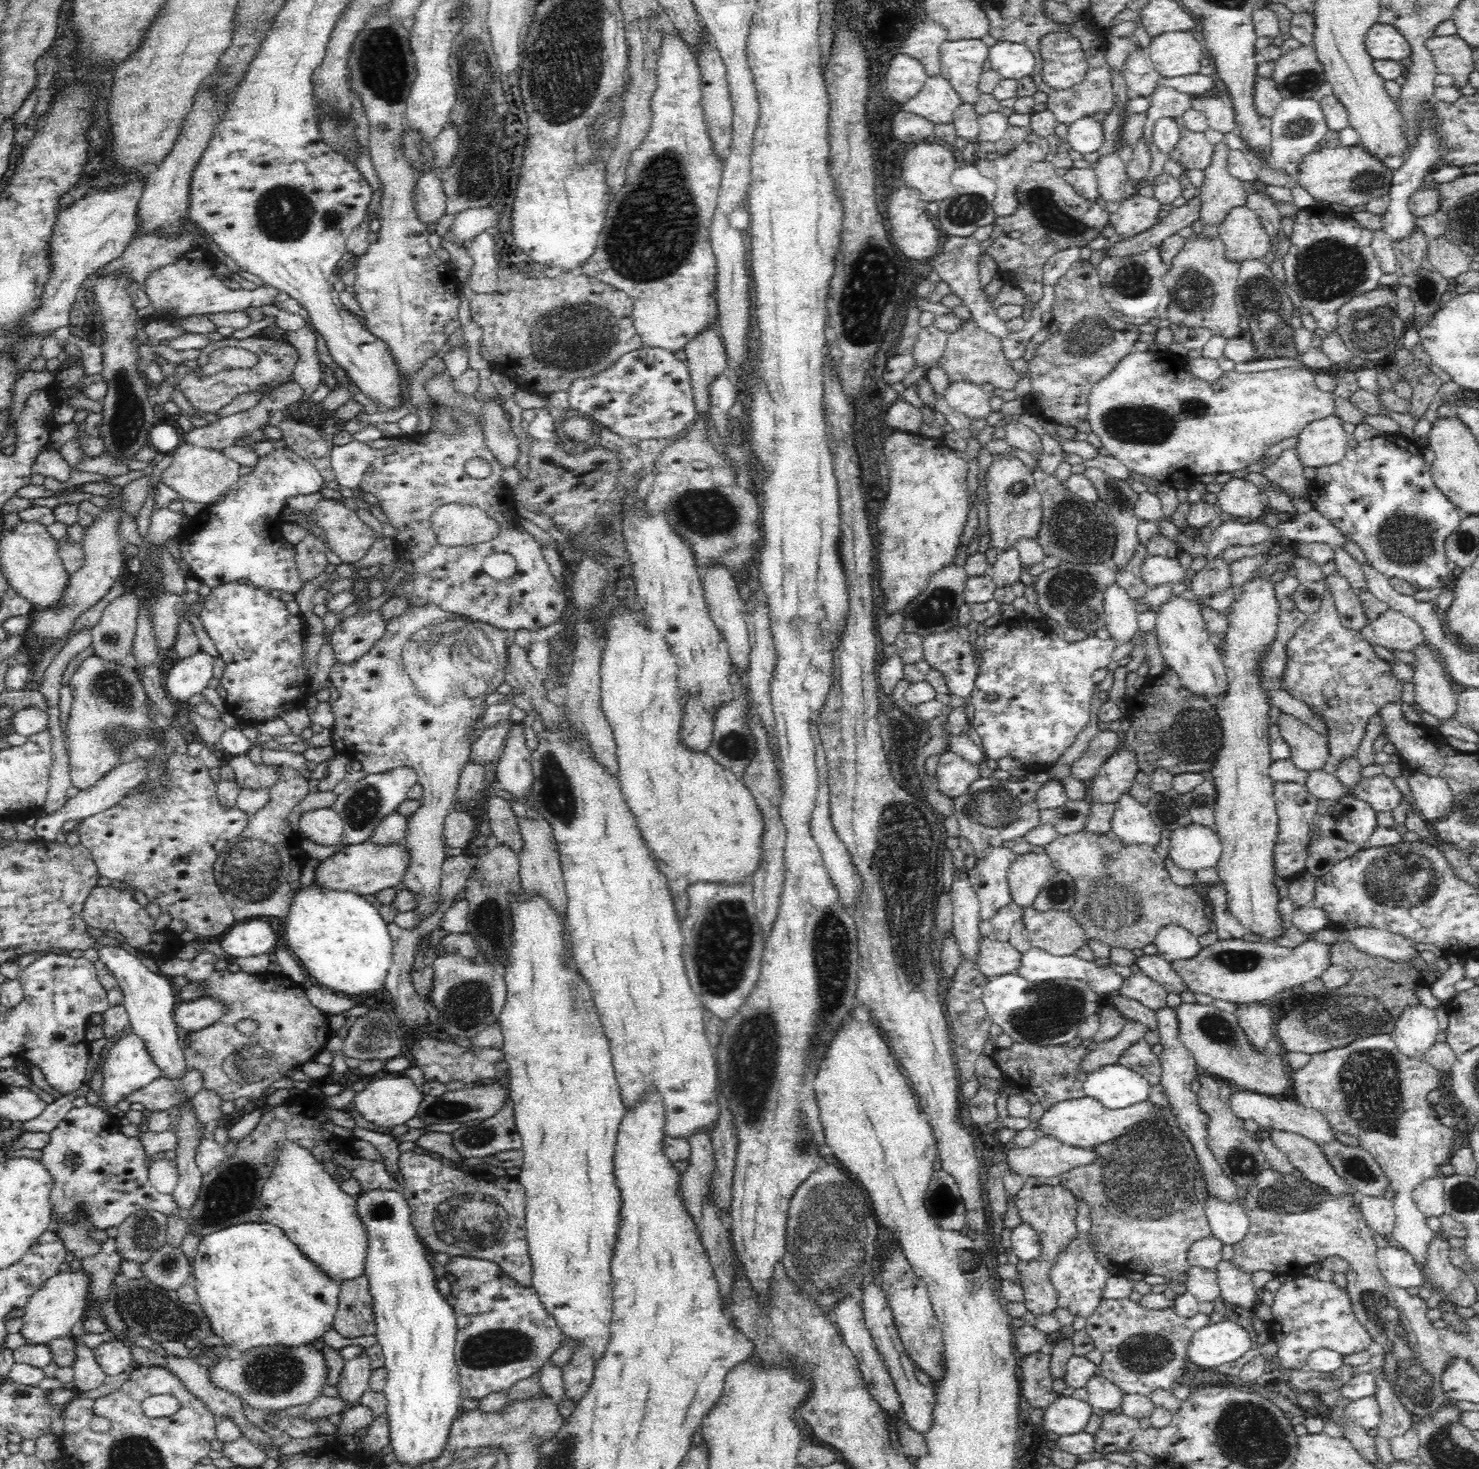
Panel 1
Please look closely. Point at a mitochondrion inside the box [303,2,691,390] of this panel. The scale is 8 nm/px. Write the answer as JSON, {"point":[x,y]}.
{"point":[474,178]}

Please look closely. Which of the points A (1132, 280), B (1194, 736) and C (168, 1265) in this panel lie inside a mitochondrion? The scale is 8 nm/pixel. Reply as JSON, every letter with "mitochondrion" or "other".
{"A":"mitochondrion","B":"mitochondrion","C":"mitochondrion"}

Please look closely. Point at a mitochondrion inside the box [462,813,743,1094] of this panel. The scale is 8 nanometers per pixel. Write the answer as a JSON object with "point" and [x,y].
{"point":[489,924]}

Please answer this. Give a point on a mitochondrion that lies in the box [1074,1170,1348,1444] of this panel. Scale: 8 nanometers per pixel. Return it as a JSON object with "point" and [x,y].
{"point":[1145,1354]}

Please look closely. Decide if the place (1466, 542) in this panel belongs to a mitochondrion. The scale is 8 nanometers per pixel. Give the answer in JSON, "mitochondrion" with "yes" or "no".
{"mitochondrion":"yes"}

